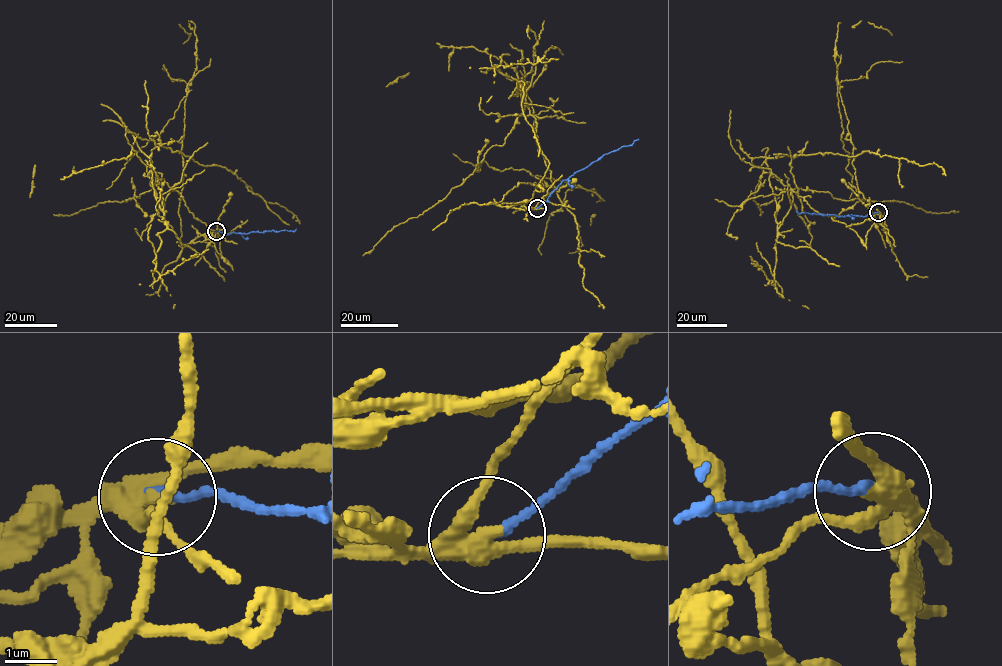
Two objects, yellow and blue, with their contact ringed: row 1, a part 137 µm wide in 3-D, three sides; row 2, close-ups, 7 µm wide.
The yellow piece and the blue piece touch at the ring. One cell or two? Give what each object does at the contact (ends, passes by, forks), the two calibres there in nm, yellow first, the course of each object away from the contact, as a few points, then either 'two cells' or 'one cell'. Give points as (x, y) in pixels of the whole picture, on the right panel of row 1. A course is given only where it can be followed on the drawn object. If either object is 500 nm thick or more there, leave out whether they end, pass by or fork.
yellow forks | blue ends | 320/150 nm | yellow via (878, 213), (864, 245), (844, 223), (821, 215), (751, 161), (868, 151), (920, 166), (934, 162), (945, 176) | blue via (878, 212), (839, 217), (796, 211) | two cells

